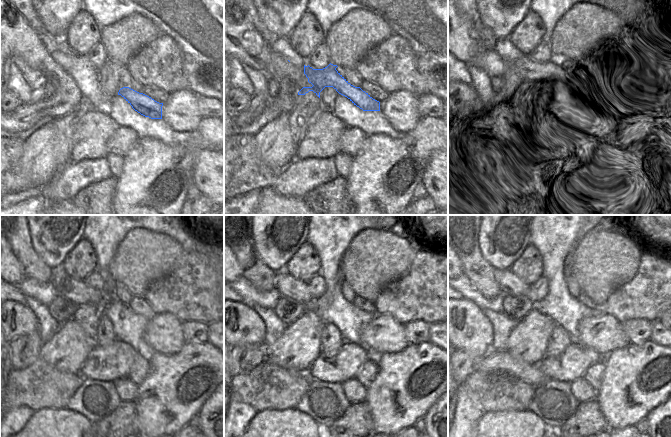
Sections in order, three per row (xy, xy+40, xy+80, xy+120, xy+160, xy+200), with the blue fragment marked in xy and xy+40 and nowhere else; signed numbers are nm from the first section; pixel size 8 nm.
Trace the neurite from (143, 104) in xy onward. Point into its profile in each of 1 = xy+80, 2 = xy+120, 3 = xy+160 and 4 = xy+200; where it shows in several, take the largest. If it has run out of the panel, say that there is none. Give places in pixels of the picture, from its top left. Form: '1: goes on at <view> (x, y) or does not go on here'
1: goes on at xy+80 (533, 77)
2: goes on at xy+120 (91, 303)
3: goes on at xy+160 (287, 286)
4: goes on at xy+200 (508, 283)

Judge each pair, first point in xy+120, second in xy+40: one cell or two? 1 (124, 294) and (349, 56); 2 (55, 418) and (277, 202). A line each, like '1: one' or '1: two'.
1: two
2: one

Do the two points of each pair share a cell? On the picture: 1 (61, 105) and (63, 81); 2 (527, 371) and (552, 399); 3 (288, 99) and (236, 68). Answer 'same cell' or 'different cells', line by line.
1: same cell
2: different cells
3: different cells

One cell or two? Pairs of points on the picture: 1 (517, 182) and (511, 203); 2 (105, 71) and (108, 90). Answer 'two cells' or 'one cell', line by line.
1: two cells
2: one cell

